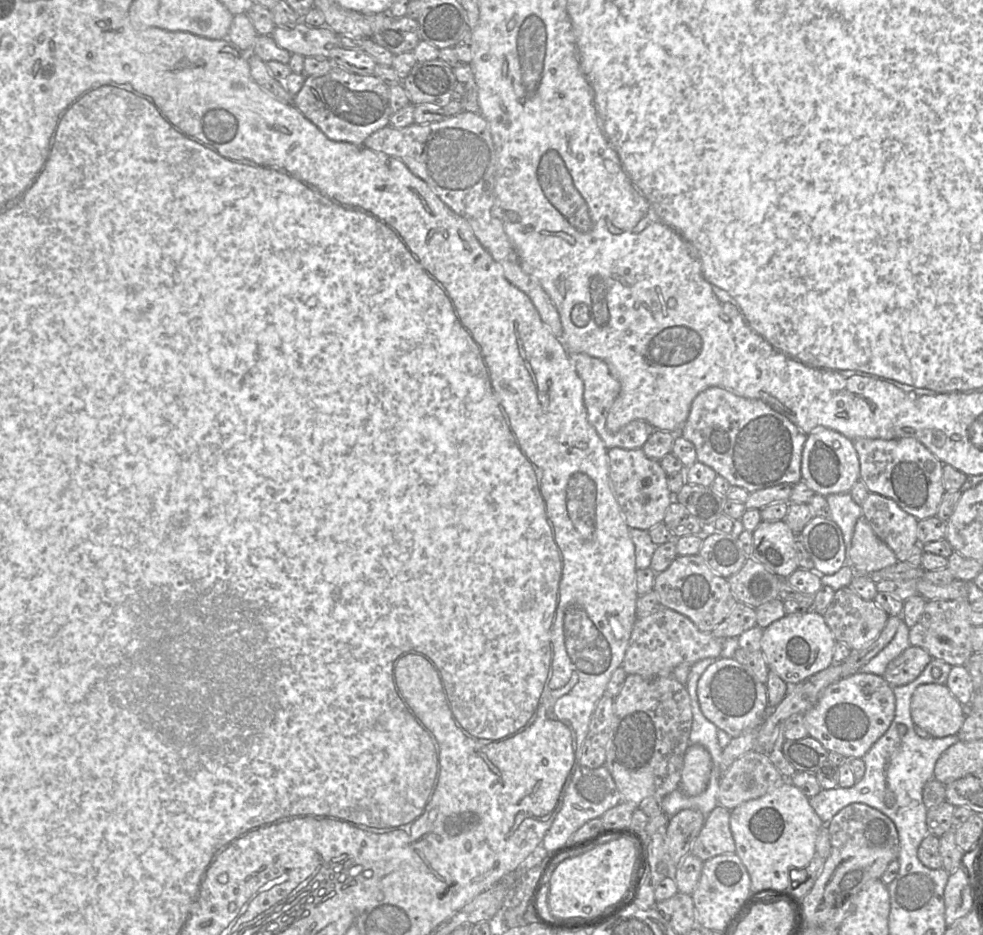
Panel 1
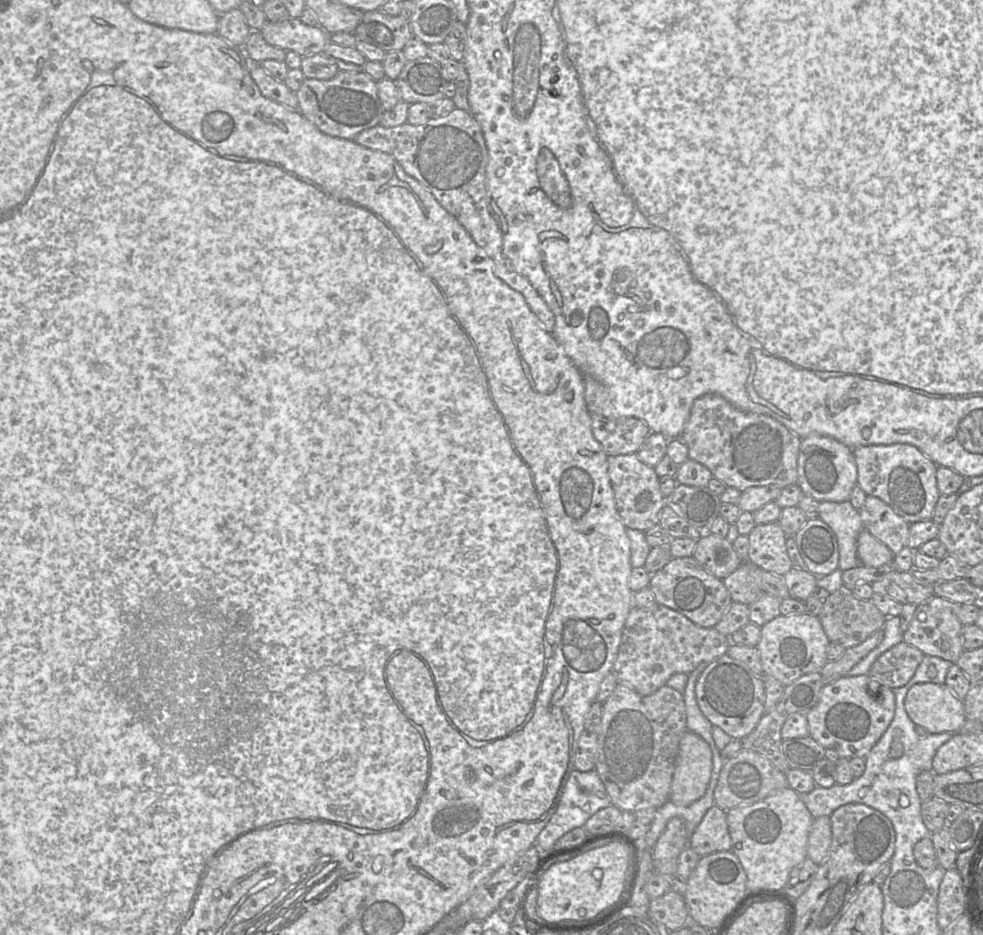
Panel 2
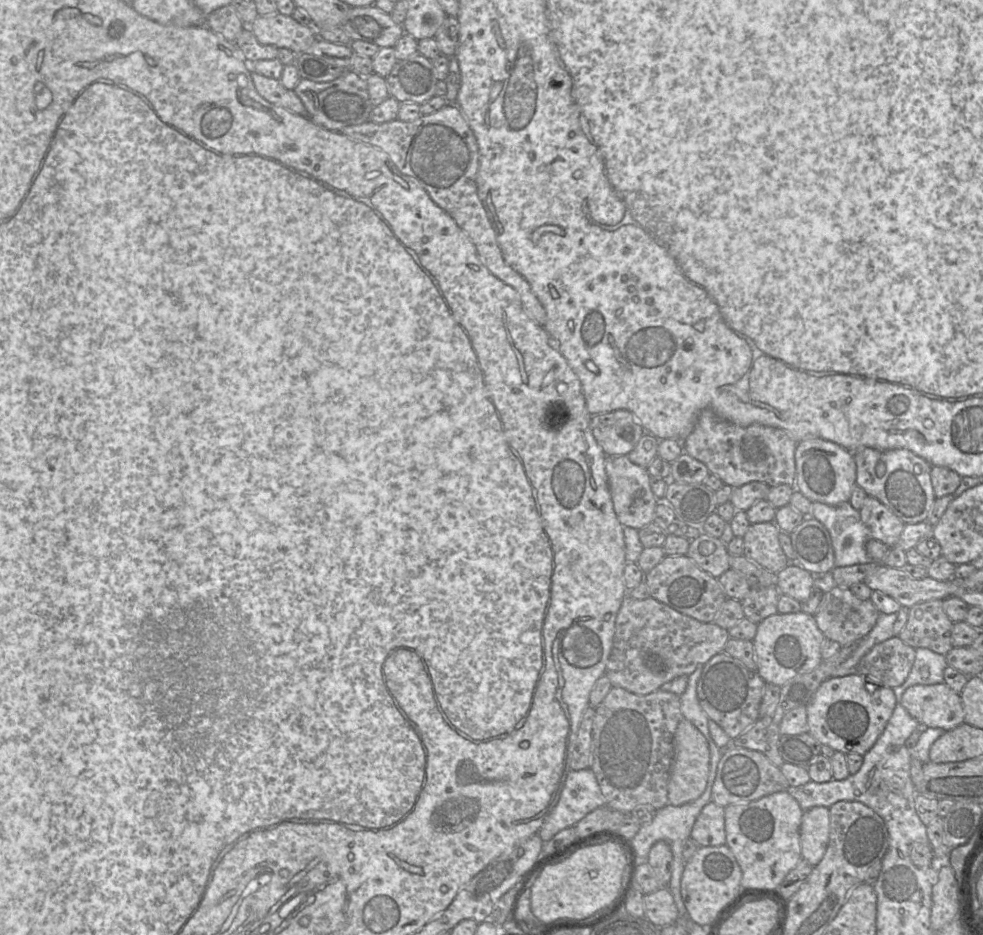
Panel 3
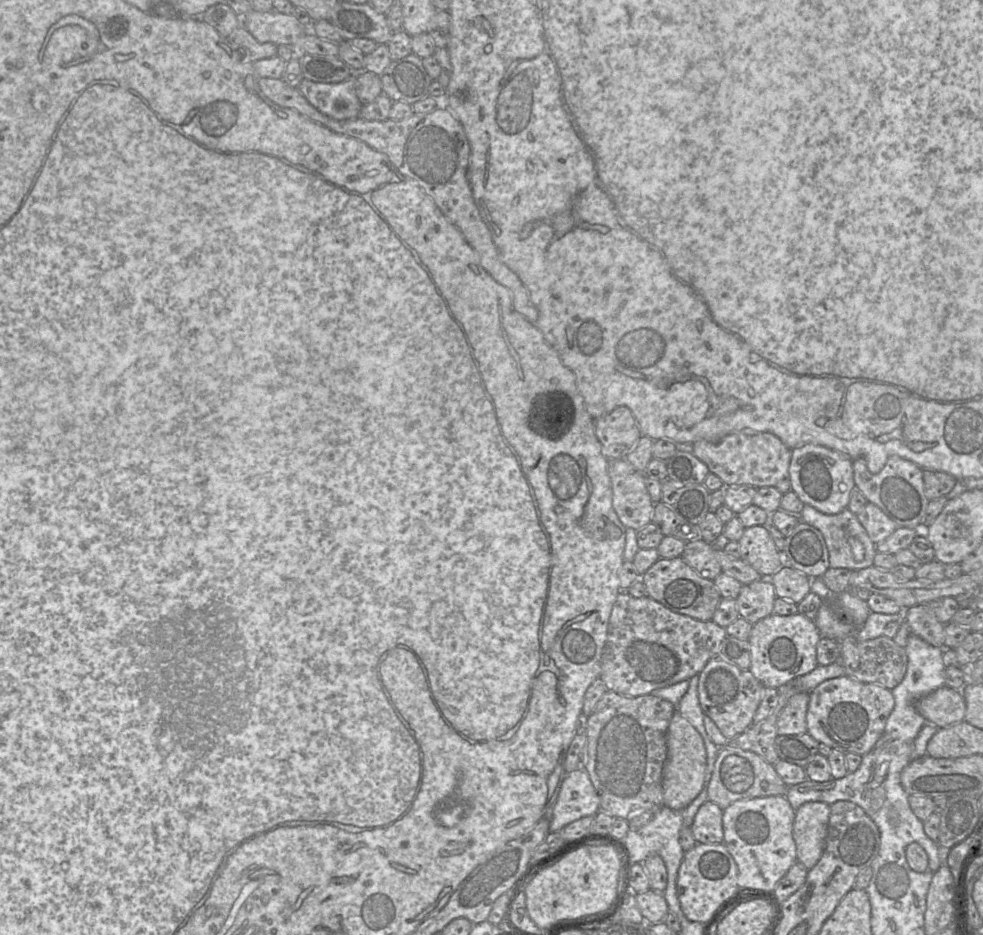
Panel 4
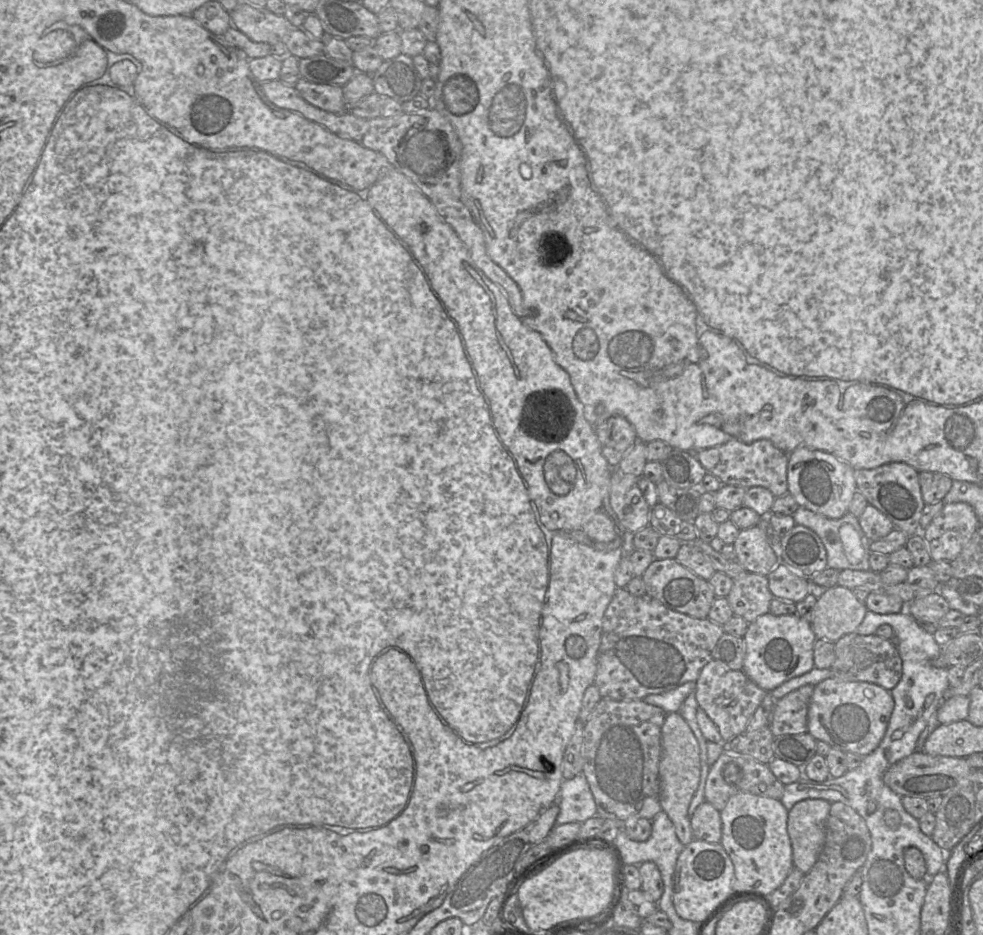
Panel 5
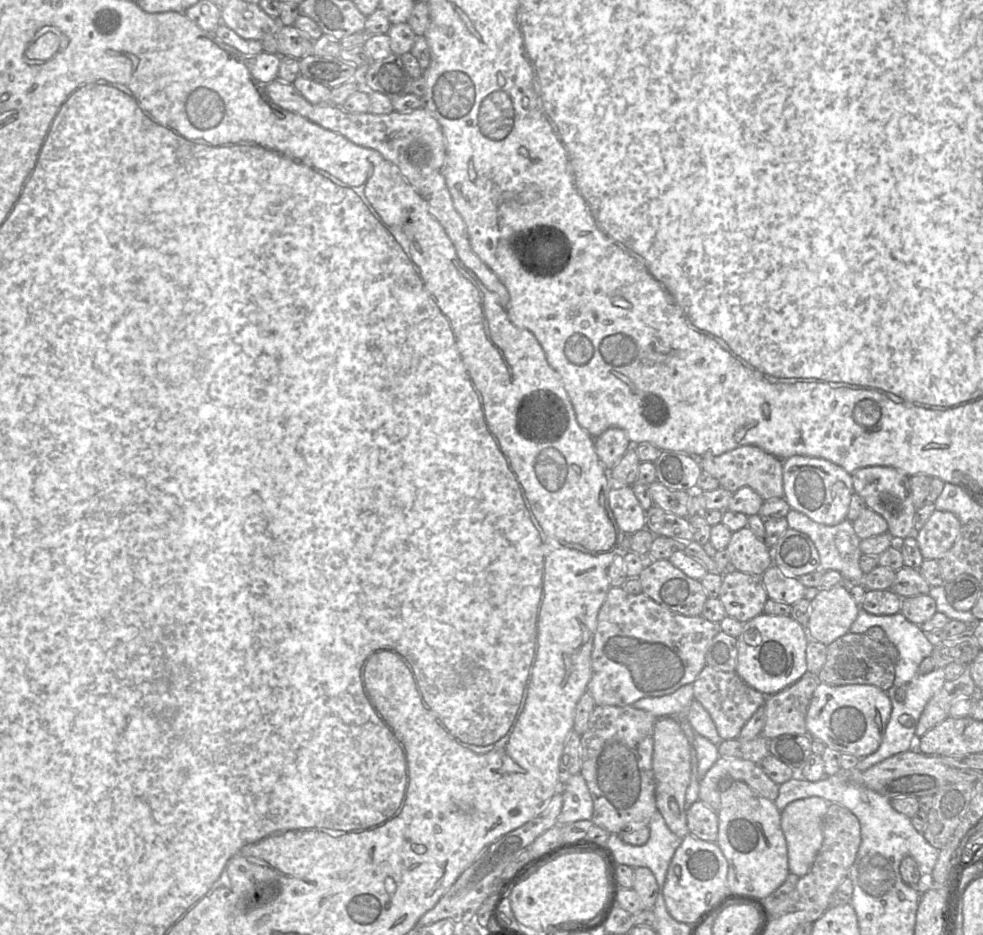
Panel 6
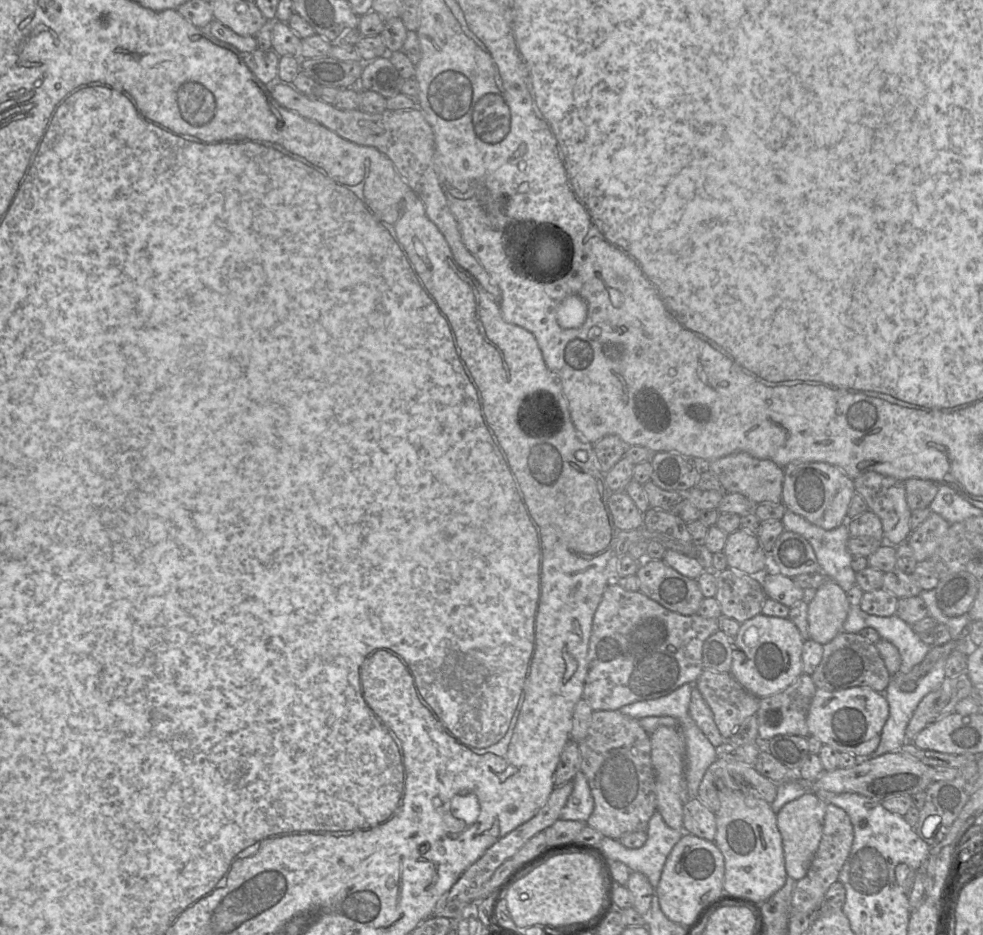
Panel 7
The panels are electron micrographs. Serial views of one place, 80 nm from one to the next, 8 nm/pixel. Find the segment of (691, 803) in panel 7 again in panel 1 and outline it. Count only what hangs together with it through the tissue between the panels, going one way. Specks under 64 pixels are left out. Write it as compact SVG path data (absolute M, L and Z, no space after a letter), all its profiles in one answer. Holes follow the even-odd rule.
M719 804L711 811L692 844L691 854L704 862L717 855L735 853L736 846L730 829L730 813L730 810Z

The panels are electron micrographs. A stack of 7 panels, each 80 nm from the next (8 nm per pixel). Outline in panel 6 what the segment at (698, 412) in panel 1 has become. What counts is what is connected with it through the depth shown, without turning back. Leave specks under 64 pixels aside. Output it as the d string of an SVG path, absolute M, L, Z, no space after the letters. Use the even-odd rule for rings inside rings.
M755 445L739 446L720 455L698 457L703 471L714 476L720 486L732 493L741 487L750 487L764 501L783 497L783 460Z

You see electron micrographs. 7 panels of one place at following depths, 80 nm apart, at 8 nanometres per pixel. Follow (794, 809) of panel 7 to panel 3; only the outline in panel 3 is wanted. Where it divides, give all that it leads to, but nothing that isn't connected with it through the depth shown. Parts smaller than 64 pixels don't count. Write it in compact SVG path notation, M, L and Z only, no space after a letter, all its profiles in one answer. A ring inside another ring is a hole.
M816 806L804 811L800 825L802 859L813 867L823 858L830 836L829 808Z

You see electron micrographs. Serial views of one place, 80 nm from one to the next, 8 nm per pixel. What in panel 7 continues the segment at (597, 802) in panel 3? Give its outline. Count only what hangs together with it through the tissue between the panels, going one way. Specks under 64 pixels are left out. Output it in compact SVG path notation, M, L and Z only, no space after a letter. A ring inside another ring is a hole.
M581 770L576 773L573 782L573 791L560 812L560 819L586 822L594 810L594 799Z

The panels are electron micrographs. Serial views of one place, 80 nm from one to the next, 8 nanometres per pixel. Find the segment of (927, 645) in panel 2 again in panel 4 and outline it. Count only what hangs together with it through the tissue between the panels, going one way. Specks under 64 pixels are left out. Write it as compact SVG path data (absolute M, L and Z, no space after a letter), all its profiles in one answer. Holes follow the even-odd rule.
M929 604L915 605L903 611L903 621L893 640L905 648L912 634L934 647L944 649L945 625L936 618Z

